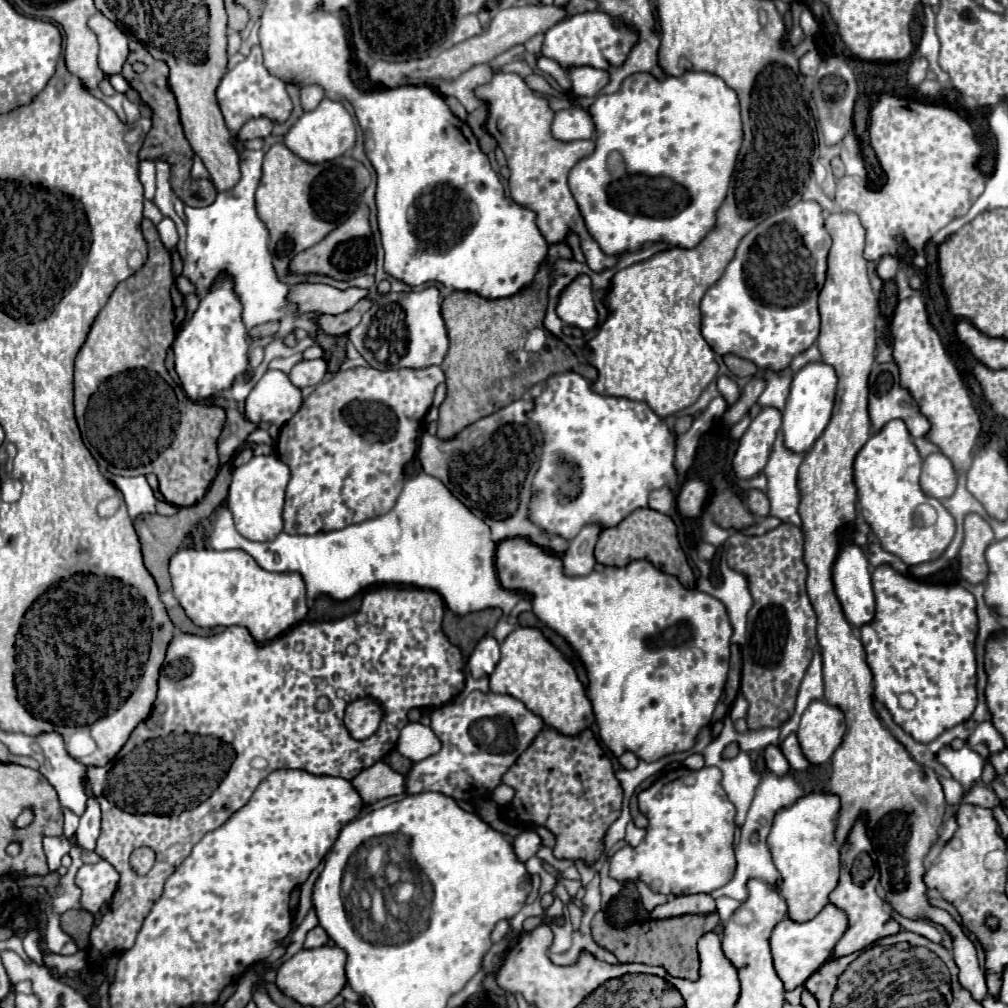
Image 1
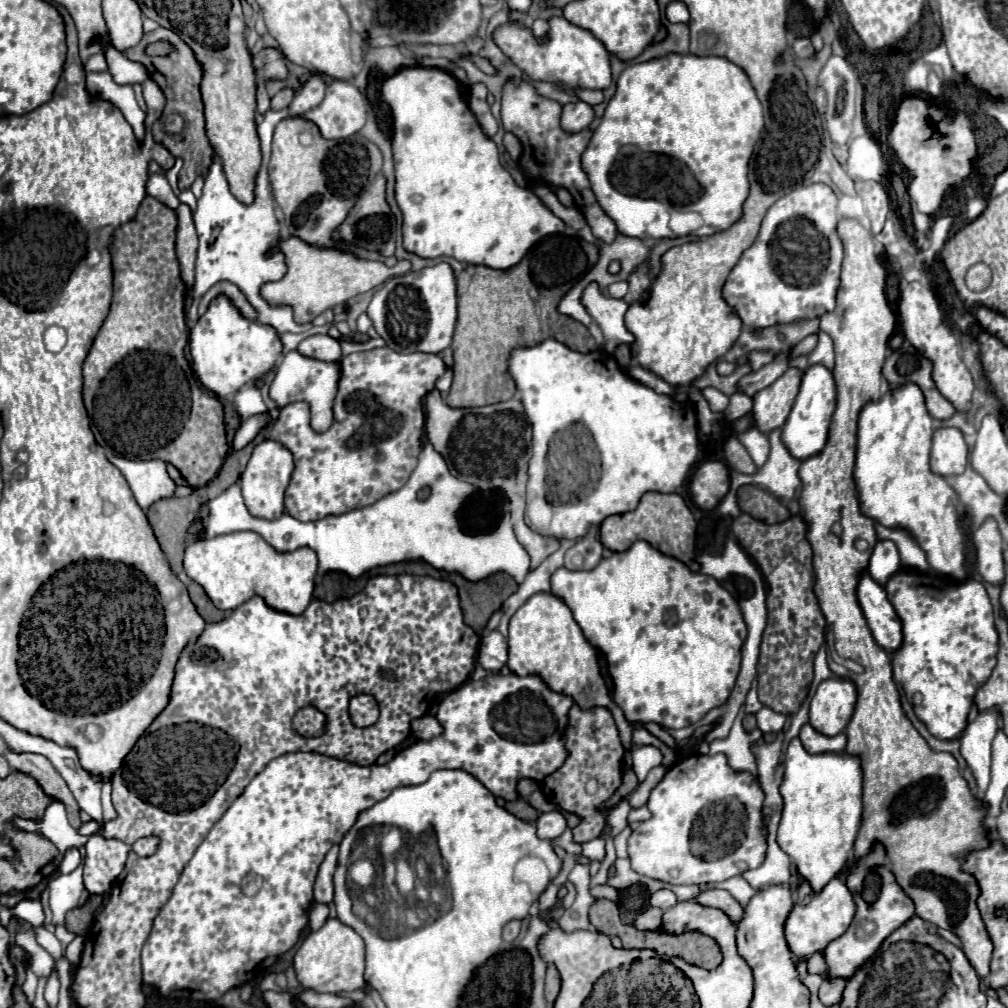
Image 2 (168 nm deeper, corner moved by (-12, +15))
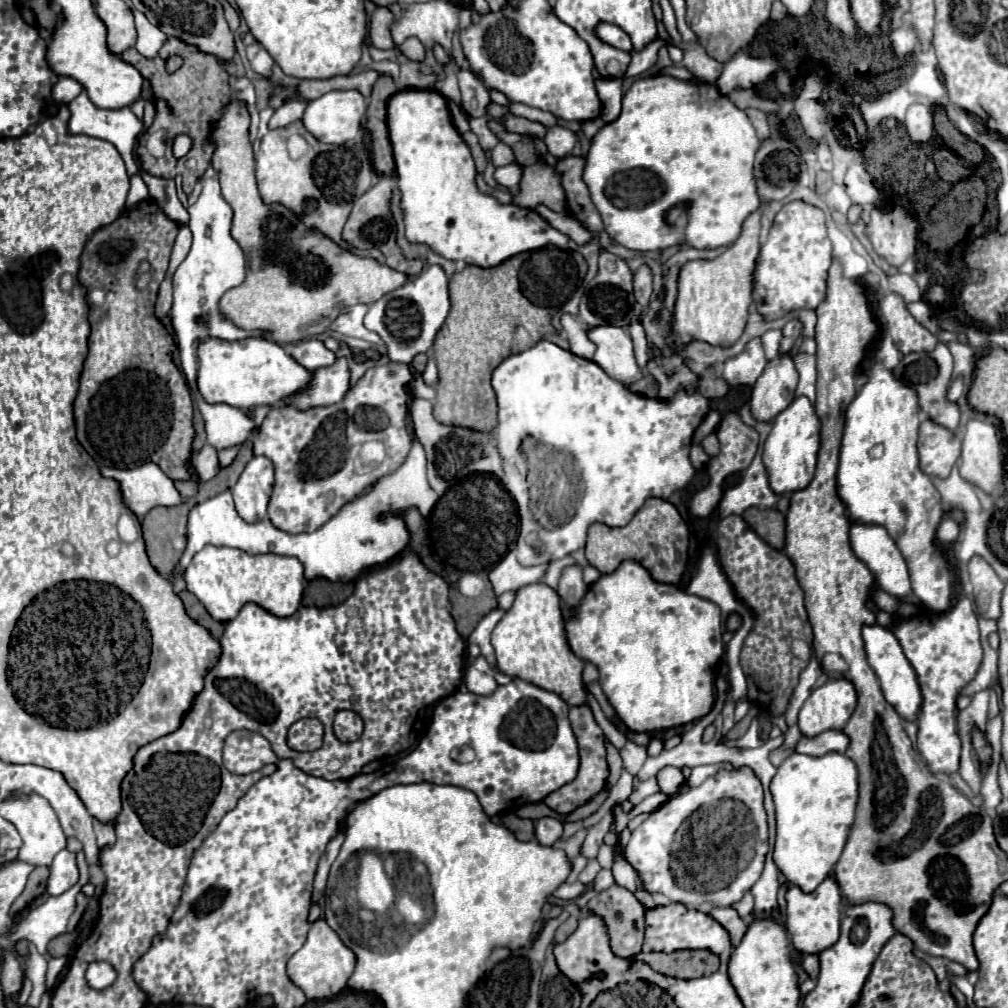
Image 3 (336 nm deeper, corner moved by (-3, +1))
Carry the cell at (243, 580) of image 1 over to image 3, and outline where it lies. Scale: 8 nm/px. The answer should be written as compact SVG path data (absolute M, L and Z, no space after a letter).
M205 546L185 570L187 590L199 598L205 610L217 622L233 620L239 610L255 602L267 612L287 618L295 614L301 604L305 578L303 578L303 564L291 556L275 556L275 554L247 554L237 548L217 548Z

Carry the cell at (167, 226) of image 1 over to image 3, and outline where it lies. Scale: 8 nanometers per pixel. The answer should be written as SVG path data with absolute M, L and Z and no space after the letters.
M131 176L131 190L127 196L127 208L133 210L139 202L149 198L149 188L147 184L141 180L141 176Z

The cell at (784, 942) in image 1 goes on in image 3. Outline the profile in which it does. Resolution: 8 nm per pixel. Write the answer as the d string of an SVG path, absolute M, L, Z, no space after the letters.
M825 878L811 894L803 894L797 886L787 890L787 920L785 928L791 934L795 950L803 954L821 954L839 940L841 928L841 890L833 878Z

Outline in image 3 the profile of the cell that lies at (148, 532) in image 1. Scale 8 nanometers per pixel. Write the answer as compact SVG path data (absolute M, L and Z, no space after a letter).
M159 506L149 510L141 522L151 566L165 578L179 564L187 542L187 528L183 520L183 512L181 516L173 516L173 508Z

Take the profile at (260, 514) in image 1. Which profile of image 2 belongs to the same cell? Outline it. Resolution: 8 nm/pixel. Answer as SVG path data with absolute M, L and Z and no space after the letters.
M264 440L254 448L246 470L240 476L242 496L244 496L246 508L250 510L252 516L274 520L284 512L284 490L290 482L292 470L294 470L292 454L286 448L282 448L280 444L276 444L274 440Z

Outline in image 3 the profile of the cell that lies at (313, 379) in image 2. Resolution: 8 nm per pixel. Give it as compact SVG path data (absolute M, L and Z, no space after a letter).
M339 358L333 366L311 370L309 384L303 390L287 396L283 402L305 412L315 406L329 406L339 402L343 394L347 394L347 390L349 390L349 368L347 360Z

